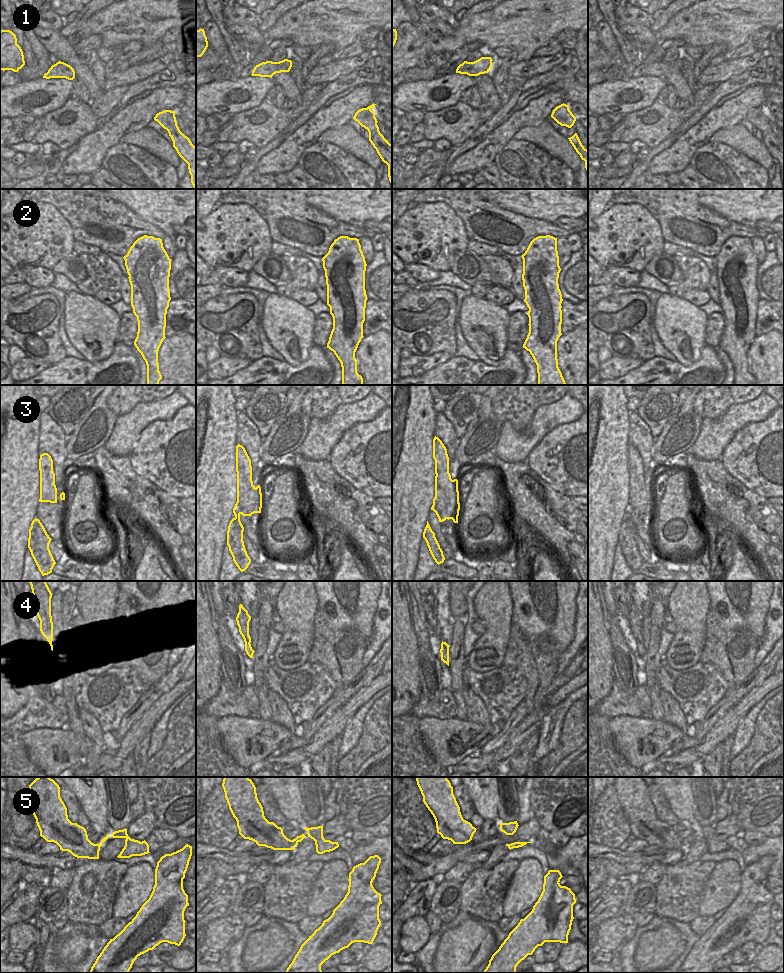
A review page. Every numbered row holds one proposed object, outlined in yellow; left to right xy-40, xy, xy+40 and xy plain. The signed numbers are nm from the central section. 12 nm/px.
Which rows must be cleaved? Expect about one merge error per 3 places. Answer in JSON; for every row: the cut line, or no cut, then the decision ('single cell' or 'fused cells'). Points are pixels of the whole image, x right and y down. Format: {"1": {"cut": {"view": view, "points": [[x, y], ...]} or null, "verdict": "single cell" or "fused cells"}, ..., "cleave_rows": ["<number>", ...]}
{"1": {"cut": null, "verdict": "single cell"}, "2": {"cut": null, "verdict": "single cell"}, "3": {"cut": {"view": "xy", "points": [[235, 517], [239, 519]]}, "verdict": "fused cells"}, "4": {"cut": null, "verdict": "single cell"}, "5": {"cut": null, "verdict": "single cell"}, "cleave_rows": ["3"]}

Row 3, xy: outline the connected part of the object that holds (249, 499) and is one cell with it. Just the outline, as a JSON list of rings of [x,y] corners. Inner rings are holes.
[[[240,444],[236,446],[236,472],[237,502],[233,508],[235,518],[240,519],[241,514],[251,516],[254,513],[261,513],[261,487],[253,485],[251,460]]]

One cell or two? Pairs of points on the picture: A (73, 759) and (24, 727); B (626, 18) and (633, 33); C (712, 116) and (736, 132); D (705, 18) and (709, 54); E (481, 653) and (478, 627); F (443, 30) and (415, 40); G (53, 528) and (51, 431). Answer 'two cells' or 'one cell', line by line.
A: one cell
B: two cells
C: two cells
D: two cells
E: two cells
F: two cells
G: one cell

